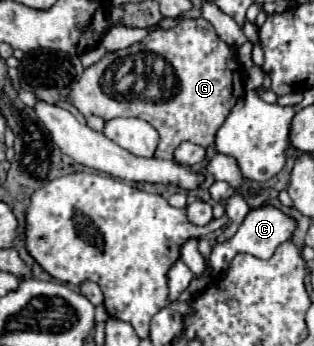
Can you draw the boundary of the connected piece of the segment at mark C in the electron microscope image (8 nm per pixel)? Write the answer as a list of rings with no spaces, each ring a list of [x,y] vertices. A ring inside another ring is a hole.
[[[272,204],[252,208],[252,210],[246,214],[244,222],[240,224],[238,232],[236,232],[232,238],[214,244],[212,254],[210,254],[210,262],[212,262],[212,268],[214,268],[214,276],[220,276],[220,274],[224,272],[224,268],[228,268],[232,256],[236,256],[238,252],[246,252],[246,254],[252,254],[252,256],[260,256],[262,260],[272,258],[274,250],[276,250],[282,242],[286,242],[286,240],[292,238],[296,226],[298,226],[298,222],[296,222],[290,214],[282,212],[280,208],[276,208],[276,206],[272,206]]]

